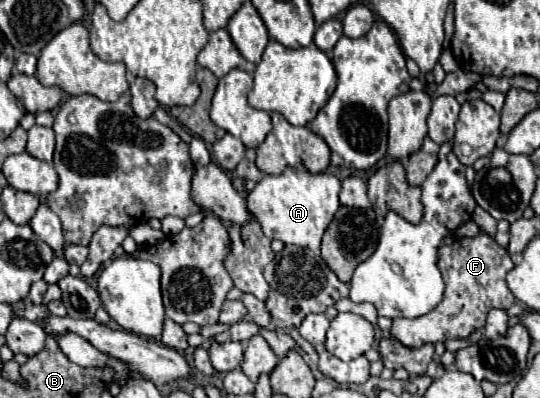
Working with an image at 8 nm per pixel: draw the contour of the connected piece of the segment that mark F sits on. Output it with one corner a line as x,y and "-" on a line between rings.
480,233
474,239
456,239
452,245
438,249
438,269
446,283
444,297
430,313
416,319
394,319
390,335
402,345
414,349
426,343
450,341
468,337
474,329
482,329
490,309
508,309
516,303
516,297
506,285
506,275
514,267
508,251
500,247
492,237

